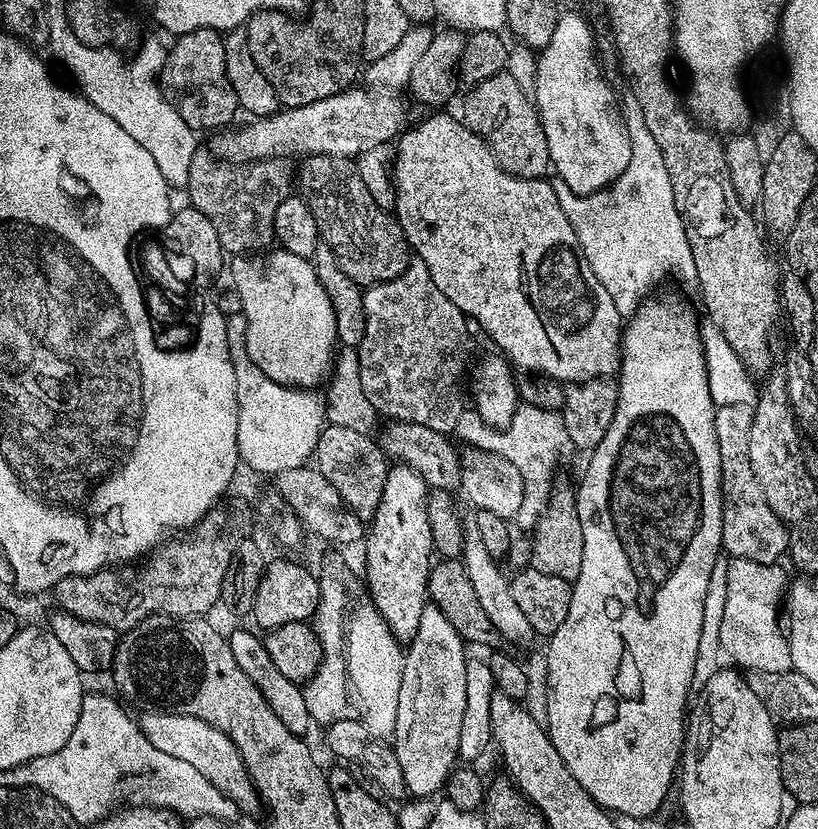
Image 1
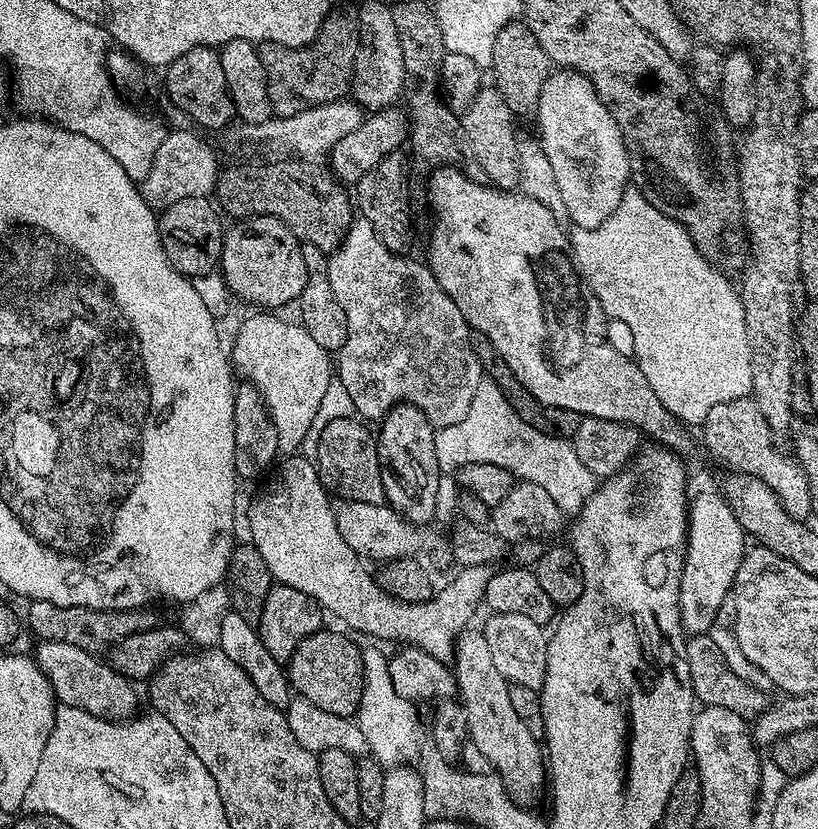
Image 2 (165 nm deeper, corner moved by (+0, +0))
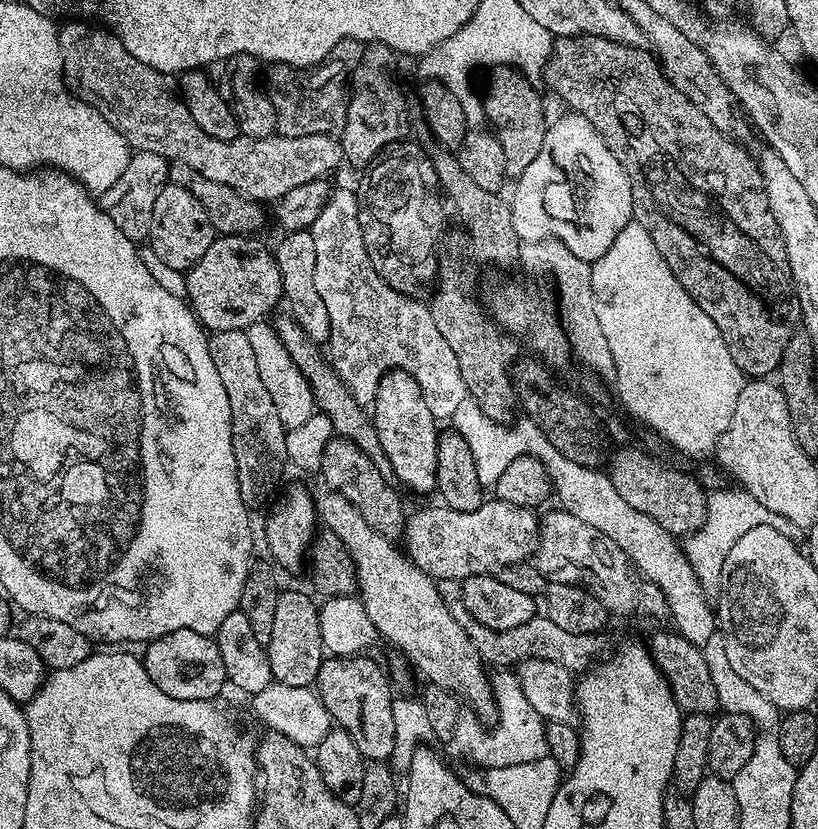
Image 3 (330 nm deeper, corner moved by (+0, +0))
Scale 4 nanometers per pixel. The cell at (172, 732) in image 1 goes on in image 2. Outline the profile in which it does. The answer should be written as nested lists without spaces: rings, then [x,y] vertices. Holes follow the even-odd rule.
[[[40,640],[36,645],[35,662],[42,674],[46,674],[52,693],[63,707],[86,710],[91,716],[103,716],[117,722],[137,715],[137,685],[115,672],[111,663],[104,661],[103,664],[99,655],[65,642]]]

